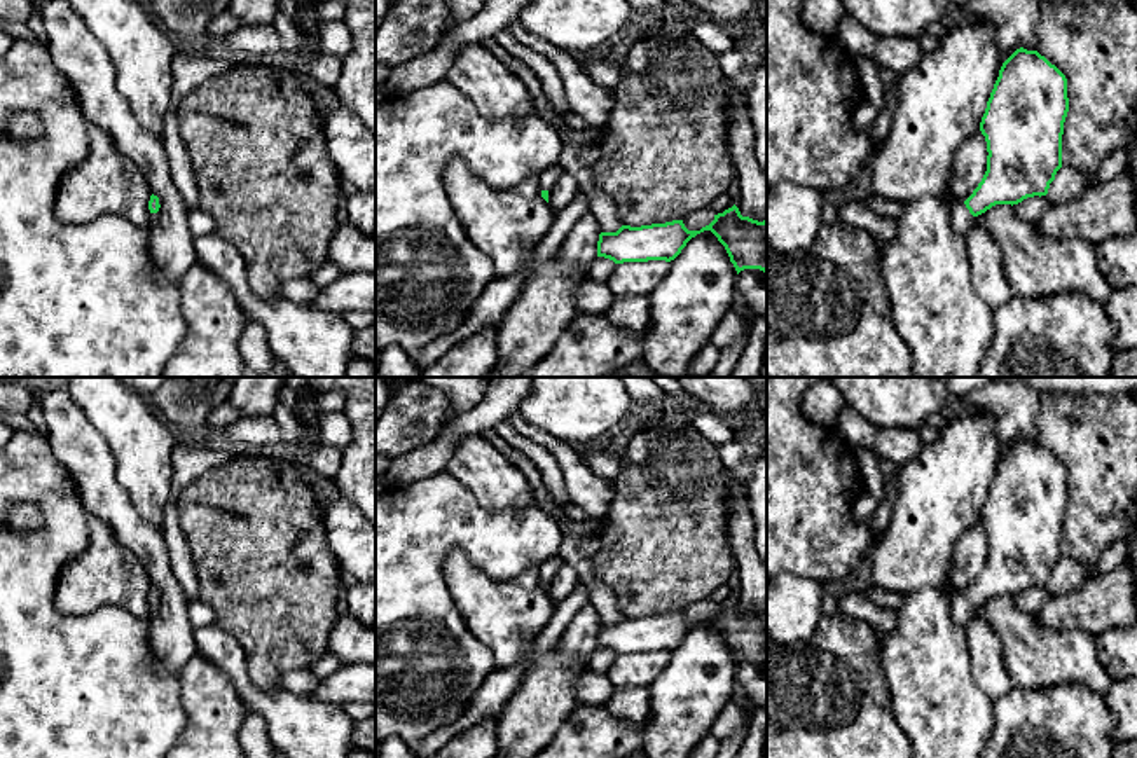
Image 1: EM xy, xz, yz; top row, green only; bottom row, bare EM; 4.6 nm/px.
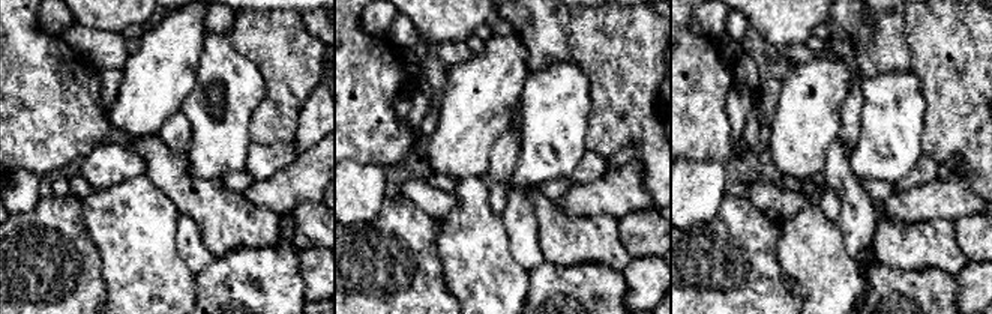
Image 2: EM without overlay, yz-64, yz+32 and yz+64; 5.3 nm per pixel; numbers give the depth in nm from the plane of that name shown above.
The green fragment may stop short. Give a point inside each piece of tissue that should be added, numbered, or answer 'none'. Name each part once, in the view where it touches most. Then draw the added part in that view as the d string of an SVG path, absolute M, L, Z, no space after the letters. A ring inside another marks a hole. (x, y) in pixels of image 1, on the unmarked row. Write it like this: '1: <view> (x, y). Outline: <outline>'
1: yz (961, 610). Outline: M950 592L948 597L950 597L950 613L954 622L957 625L966 625L975 608L961 592Z

